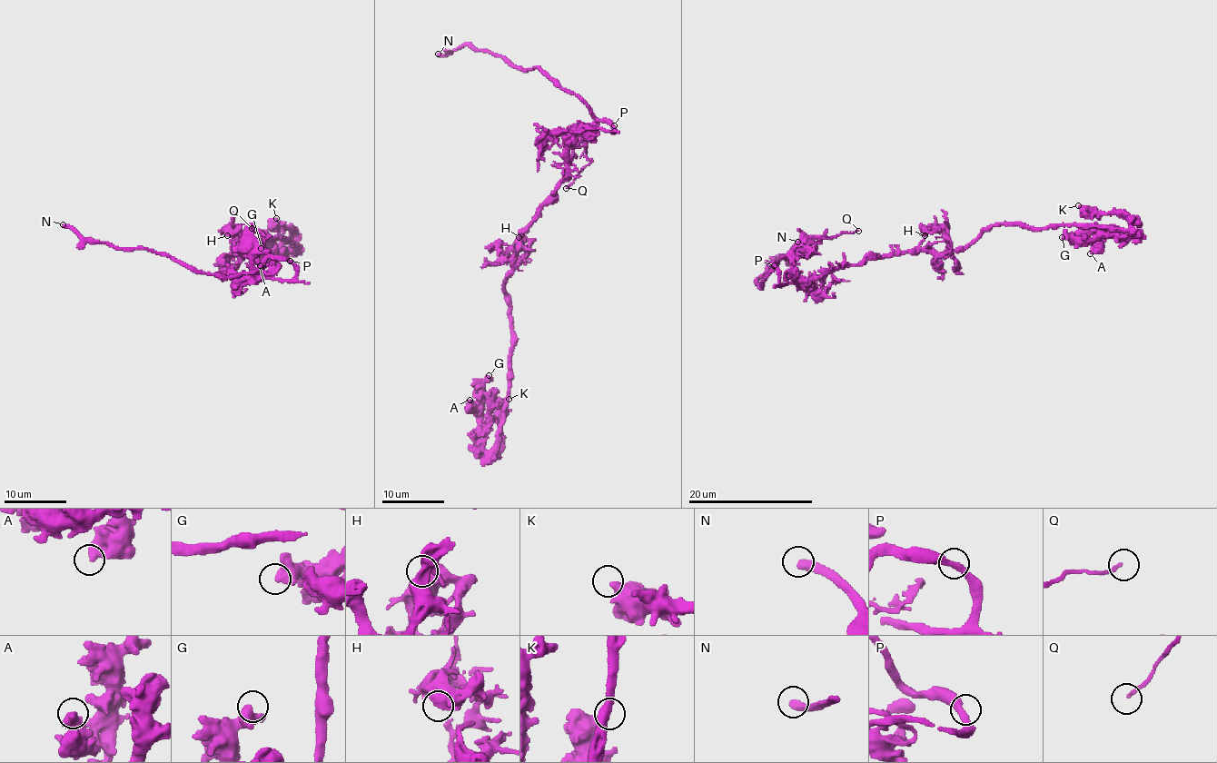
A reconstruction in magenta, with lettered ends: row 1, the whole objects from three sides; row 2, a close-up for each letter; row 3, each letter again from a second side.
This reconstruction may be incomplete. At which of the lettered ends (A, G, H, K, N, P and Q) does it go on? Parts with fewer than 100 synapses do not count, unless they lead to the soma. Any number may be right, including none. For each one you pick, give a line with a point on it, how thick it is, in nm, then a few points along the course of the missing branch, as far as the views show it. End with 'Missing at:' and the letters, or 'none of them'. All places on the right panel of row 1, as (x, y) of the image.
N: at (797, 242); 400 nm thick; missing branch runs (797, 242), (818, 249)
Missing at: N

